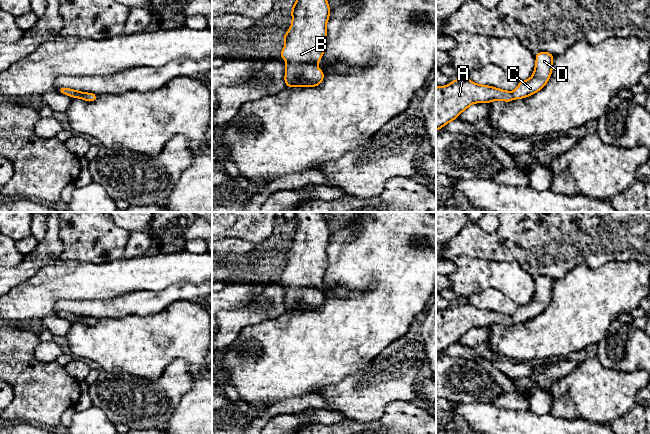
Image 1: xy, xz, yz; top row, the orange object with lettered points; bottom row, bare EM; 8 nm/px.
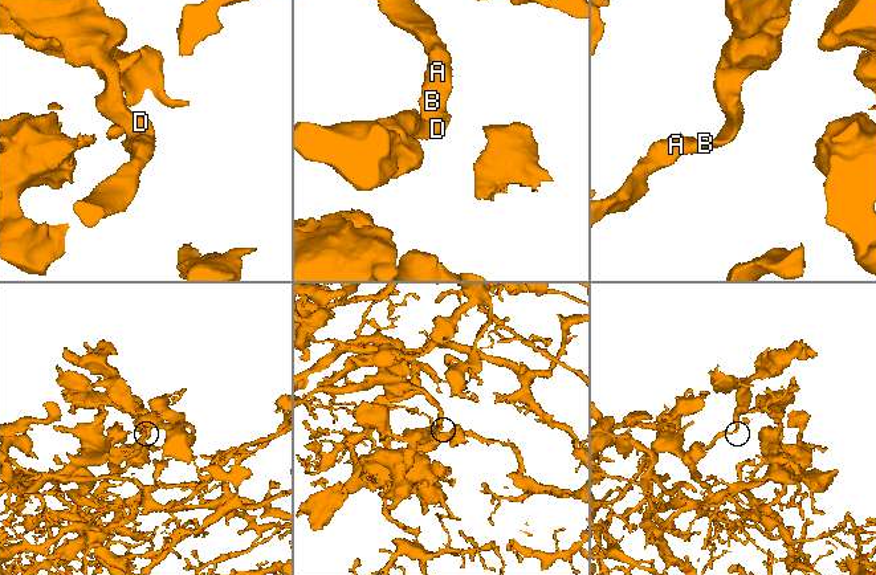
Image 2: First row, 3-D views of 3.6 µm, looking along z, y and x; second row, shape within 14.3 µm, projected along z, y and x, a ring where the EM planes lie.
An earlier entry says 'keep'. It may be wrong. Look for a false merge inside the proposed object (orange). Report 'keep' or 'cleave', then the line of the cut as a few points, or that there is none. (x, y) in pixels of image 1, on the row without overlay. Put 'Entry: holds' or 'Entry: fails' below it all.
keep | no cut
Entry: holds

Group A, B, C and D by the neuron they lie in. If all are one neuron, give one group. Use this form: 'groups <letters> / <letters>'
groups A B C D

